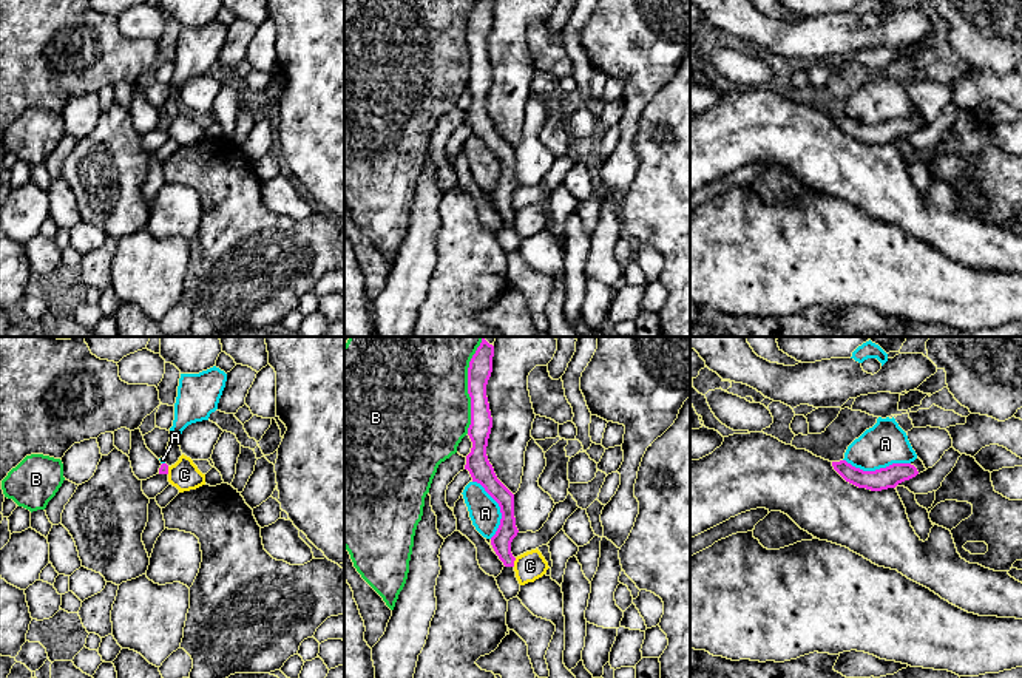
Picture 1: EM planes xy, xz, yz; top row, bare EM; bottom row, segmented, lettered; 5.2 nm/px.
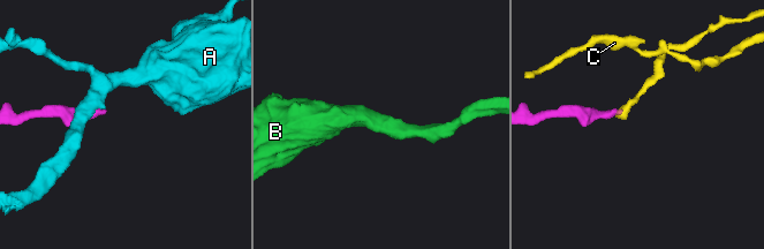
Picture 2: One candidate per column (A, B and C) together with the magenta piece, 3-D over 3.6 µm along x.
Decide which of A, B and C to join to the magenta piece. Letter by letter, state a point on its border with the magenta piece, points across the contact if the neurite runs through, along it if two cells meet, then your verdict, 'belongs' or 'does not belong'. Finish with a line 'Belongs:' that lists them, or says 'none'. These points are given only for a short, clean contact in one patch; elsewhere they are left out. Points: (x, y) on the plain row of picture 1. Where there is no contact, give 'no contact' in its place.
A: contact yz (877, 124); does not belong
B: contact xz (468, 44); does not belong
C: contact xz (513, 216); border xz (516, 212), (513, 220); does not belong
Belongs: none

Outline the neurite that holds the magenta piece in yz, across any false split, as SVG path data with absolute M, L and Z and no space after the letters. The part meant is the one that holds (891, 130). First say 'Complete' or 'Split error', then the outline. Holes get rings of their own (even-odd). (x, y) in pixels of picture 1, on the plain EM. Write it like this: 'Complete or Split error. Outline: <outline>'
Complete. Outline: M846 114L832 116L834 124L849 137L871 145L895 142L898 137L919 128L911 117L892 117L875 125L863 125Z

